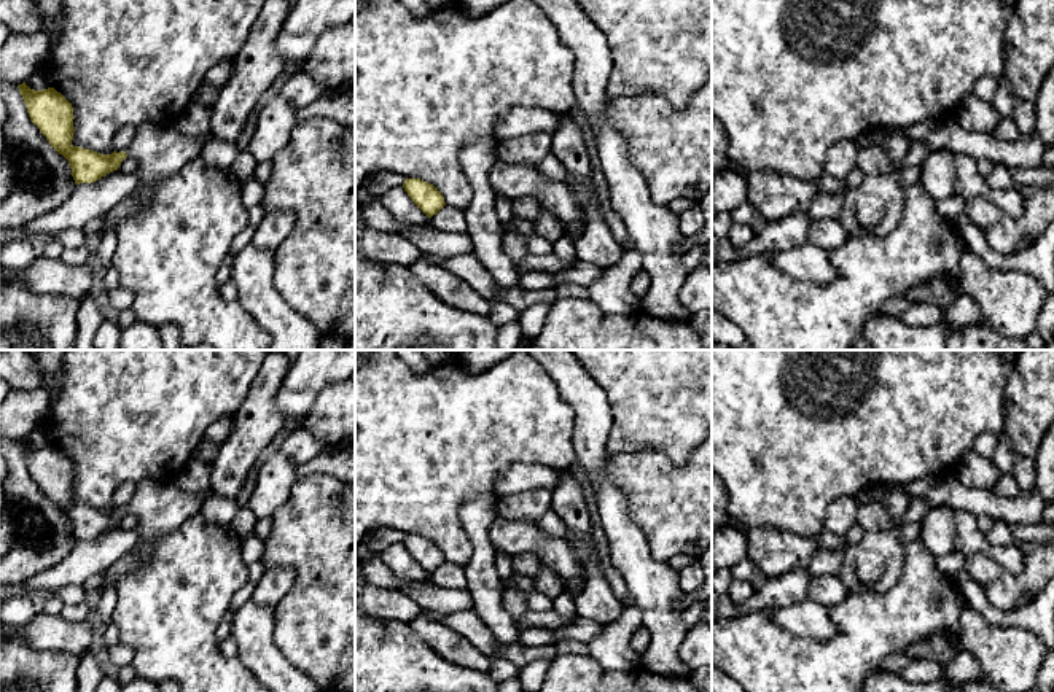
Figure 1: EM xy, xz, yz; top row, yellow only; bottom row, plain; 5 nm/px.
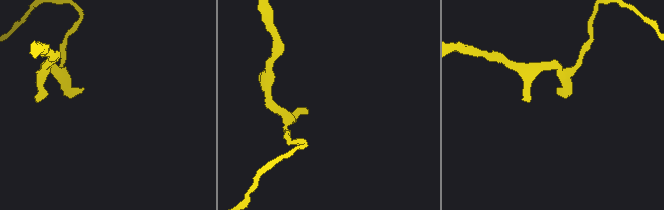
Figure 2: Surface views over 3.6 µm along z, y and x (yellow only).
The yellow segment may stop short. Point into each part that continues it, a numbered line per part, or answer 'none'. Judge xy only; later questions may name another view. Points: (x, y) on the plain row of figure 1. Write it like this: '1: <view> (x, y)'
1: xy (161, 506)

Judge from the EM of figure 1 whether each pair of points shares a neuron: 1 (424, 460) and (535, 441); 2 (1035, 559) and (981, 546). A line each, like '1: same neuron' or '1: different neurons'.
1: same neuron
2: different neurons

